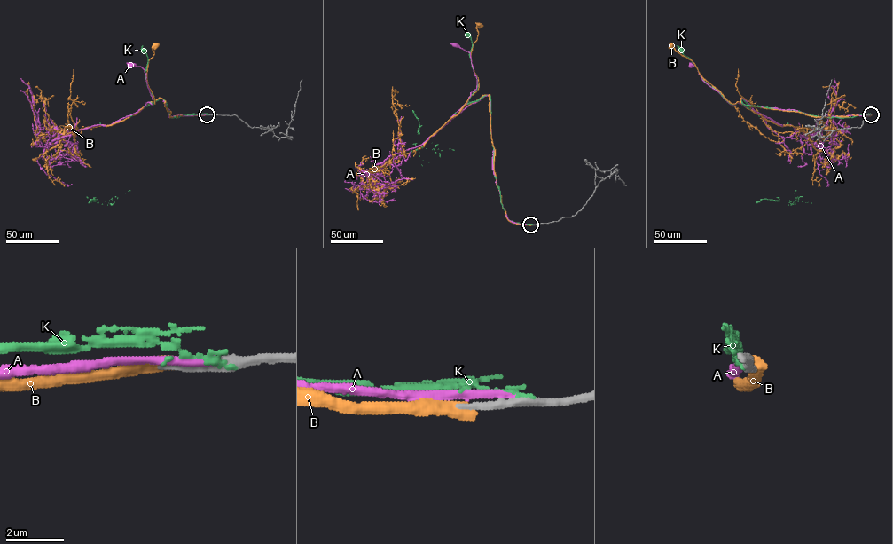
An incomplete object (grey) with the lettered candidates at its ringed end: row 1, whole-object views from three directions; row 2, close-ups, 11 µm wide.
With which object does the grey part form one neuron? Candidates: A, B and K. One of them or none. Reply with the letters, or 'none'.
none

